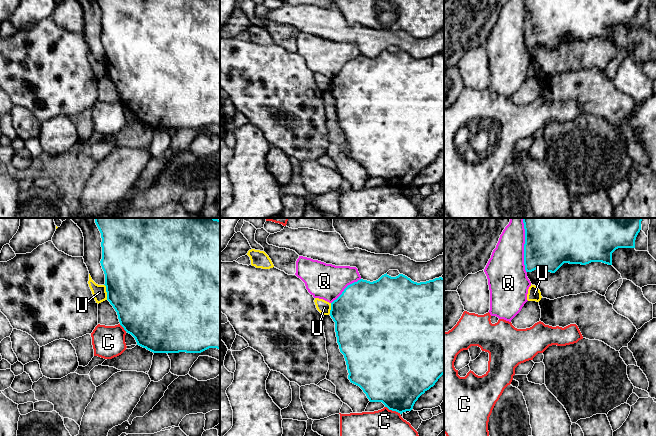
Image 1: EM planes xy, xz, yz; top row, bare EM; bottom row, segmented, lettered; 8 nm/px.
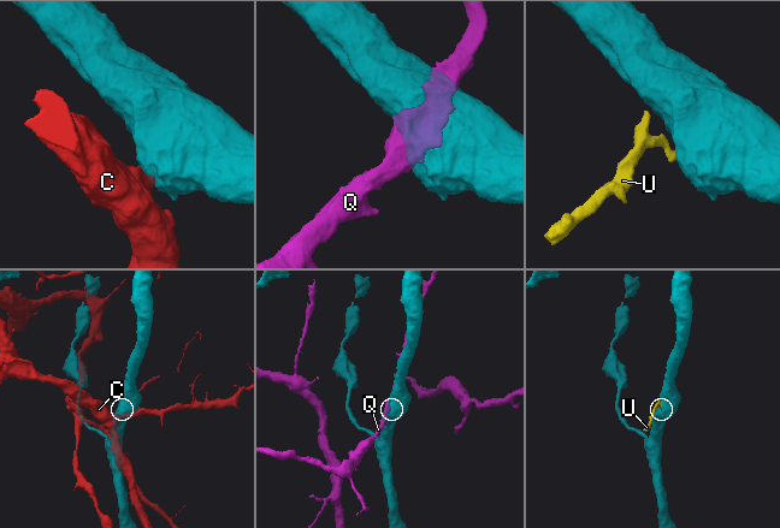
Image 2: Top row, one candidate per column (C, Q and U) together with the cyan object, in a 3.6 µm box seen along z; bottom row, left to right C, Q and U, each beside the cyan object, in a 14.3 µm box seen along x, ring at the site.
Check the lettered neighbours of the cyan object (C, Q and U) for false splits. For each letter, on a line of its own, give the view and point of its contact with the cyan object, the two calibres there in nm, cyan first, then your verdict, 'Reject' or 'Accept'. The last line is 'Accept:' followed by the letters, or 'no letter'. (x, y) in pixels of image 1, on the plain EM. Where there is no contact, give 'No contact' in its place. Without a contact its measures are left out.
C: Touches cyan at xz (393, 186). Thickness 440 nm (cyan) against 480 nm. Reject
Q: Touches cyan at yz (524, 24). Thickness 380 nm (cyan) against 320 nm. Reject
U: Touches cyan at xy (106, 67). Thickness 500 nm (cyan) against 110 nm. Reject
Accept: no letter

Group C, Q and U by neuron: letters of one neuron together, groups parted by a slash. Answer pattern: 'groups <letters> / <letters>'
groups C / Q / U

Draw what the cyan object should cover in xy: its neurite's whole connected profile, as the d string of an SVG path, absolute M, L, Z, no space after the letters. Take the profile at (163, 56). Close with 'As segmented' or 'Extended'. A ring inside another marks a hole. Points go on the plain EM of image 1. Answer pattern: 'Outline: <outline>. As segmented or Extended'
Outline: M96 0L101 9L102 35L100 37L105 50L105 62L107 76L117 88L120 101L124 106L131 110L137 121L146 124L153 129L201 129L209 124L220 126L220 0Z. As segmented

